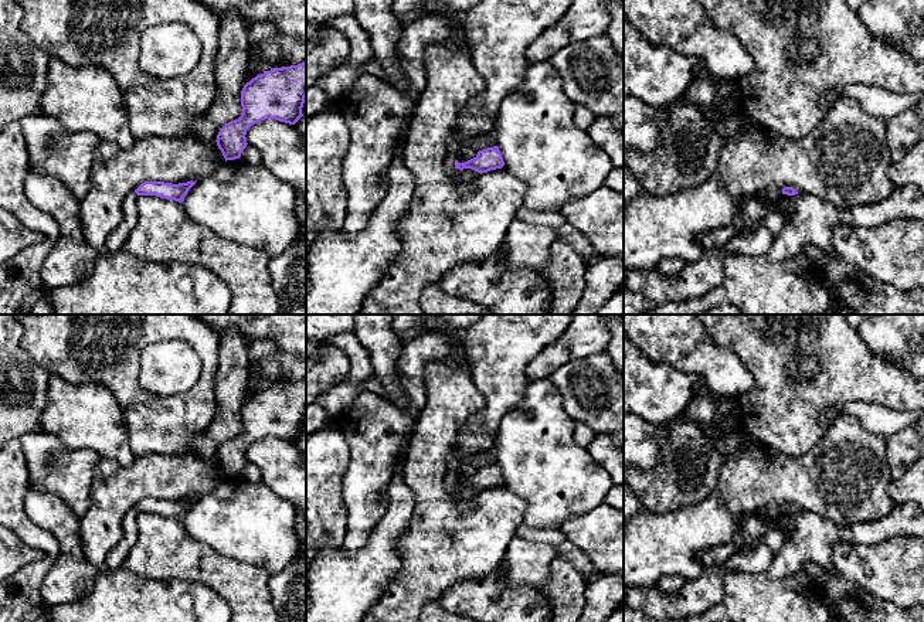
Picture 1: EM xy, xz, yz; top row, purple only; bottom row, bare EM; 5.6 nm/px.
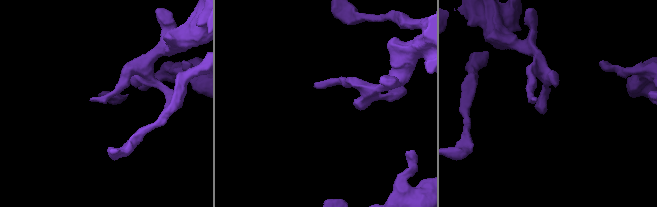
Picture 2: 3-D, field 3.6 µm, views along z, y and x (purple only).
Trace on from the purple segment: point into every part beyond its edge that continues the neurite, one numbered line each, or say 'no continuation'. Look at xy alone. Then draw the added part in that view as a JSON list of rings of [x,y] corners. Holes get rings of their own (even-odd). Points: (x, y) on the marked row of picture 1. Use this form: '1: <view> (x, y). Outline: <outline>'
1: xy (119, 235). Outline: [[[130,193],[123,201],[123,220],[120,225],[108,237],[108,247],[119,248],[122,247],[130,231],[136,225],[137,221],[137,204],[136,204],[137,194]]]

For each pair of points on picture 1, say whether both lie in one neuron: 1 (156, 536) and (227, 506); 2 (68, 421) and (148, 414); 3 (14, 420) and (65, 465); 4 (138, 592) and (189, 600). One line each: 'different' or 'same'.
1: different
2: different
3: different
4: same

